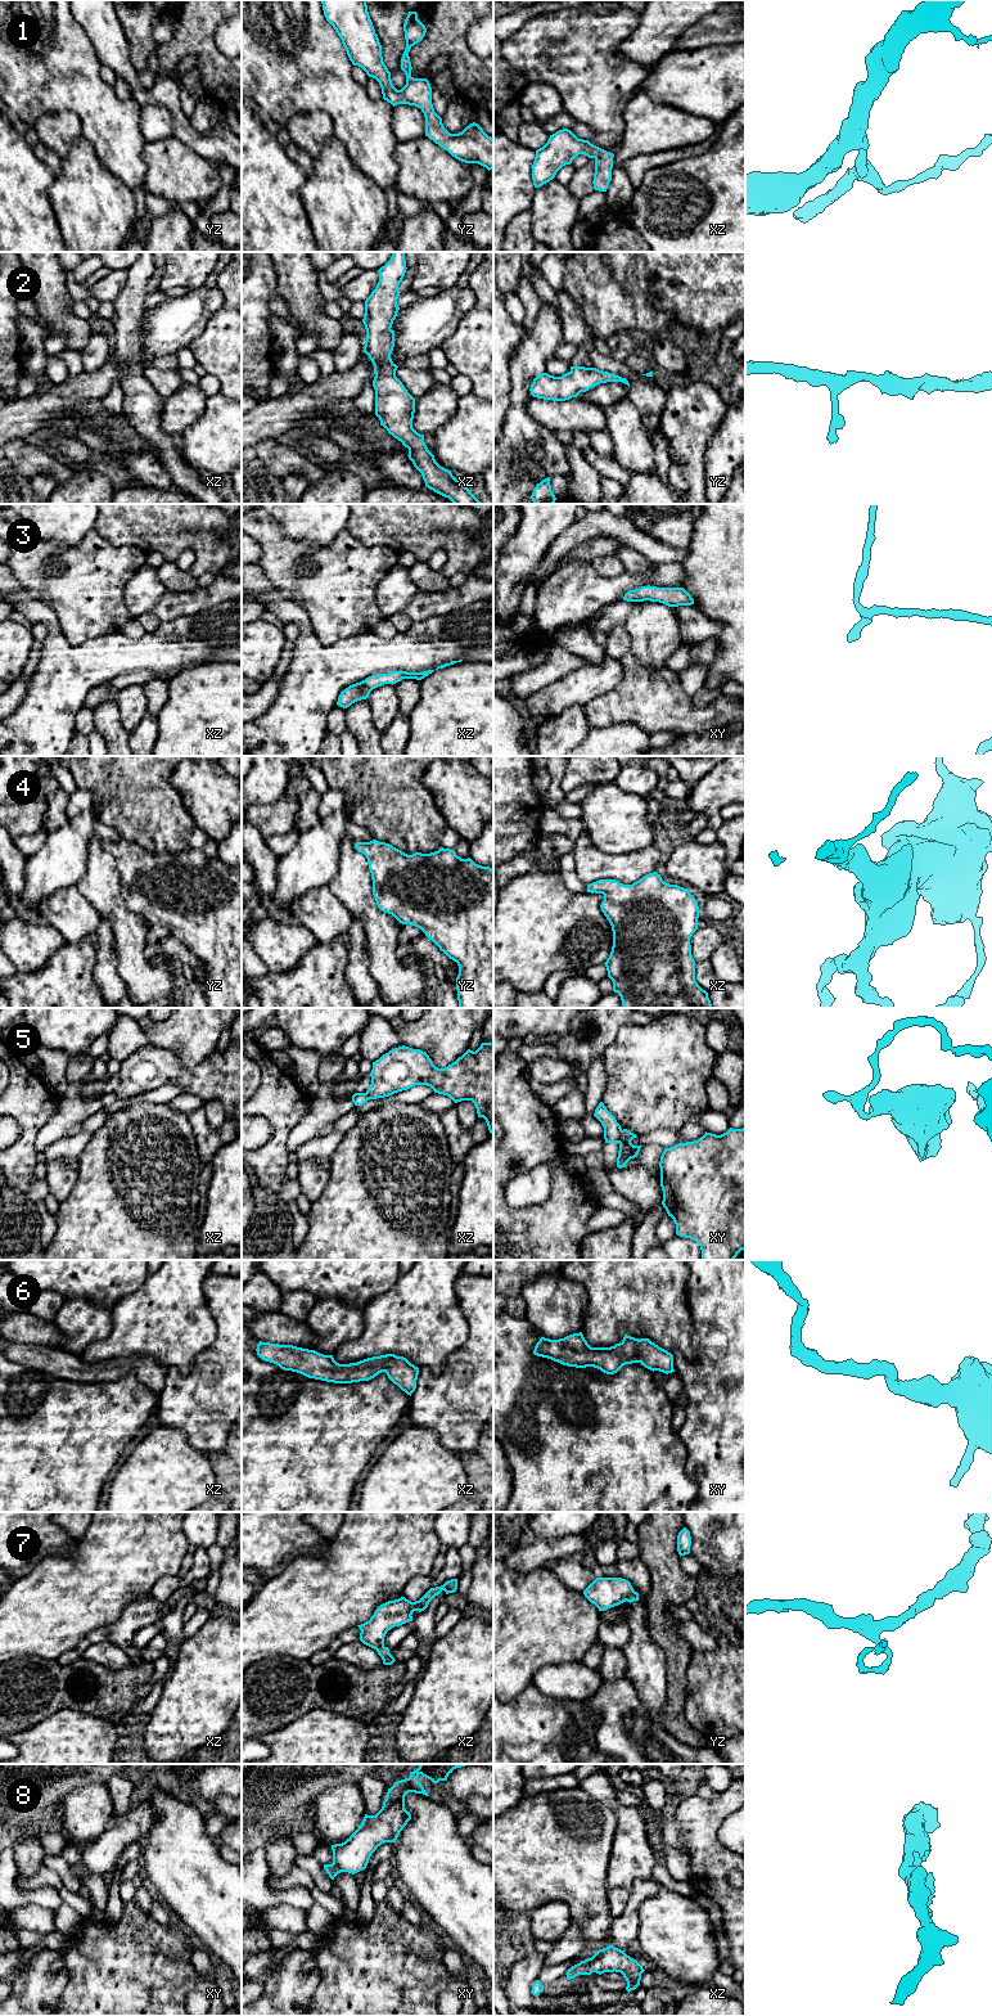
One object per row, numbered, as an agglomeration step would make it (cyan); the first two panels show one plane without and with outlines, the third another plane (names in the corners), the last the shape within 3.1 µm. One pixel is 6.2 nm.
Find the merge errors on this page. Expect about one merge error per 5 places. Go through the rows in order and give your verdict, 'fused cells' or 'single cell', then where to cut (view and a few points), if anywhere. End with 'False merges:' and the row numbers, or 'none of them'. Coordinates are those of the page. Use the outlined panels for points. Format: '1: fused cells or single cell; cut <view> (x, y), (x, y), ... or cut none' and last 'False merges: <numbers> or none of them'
1: single cell; cut none
2: single cell; cut none
3: single cell; cut none
4: single cell; cut none
5: fused cells; cut xy (622, 1130), (618, 1142)
6: single cell; cut none
7: fused cells; cut xz (383, 1645), (377, 1650)
8: single cell; cut none
False merges: 5, 7

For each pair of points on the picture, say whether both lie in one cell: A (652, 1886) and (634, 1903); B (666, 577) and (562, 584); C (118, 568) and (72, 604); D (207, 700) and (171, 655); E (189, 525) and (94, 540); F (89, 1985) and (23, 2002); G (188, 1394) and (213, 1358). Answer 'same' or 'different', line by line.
A: same
B: same
C: same
D: different
E: different
F: different
G: same

